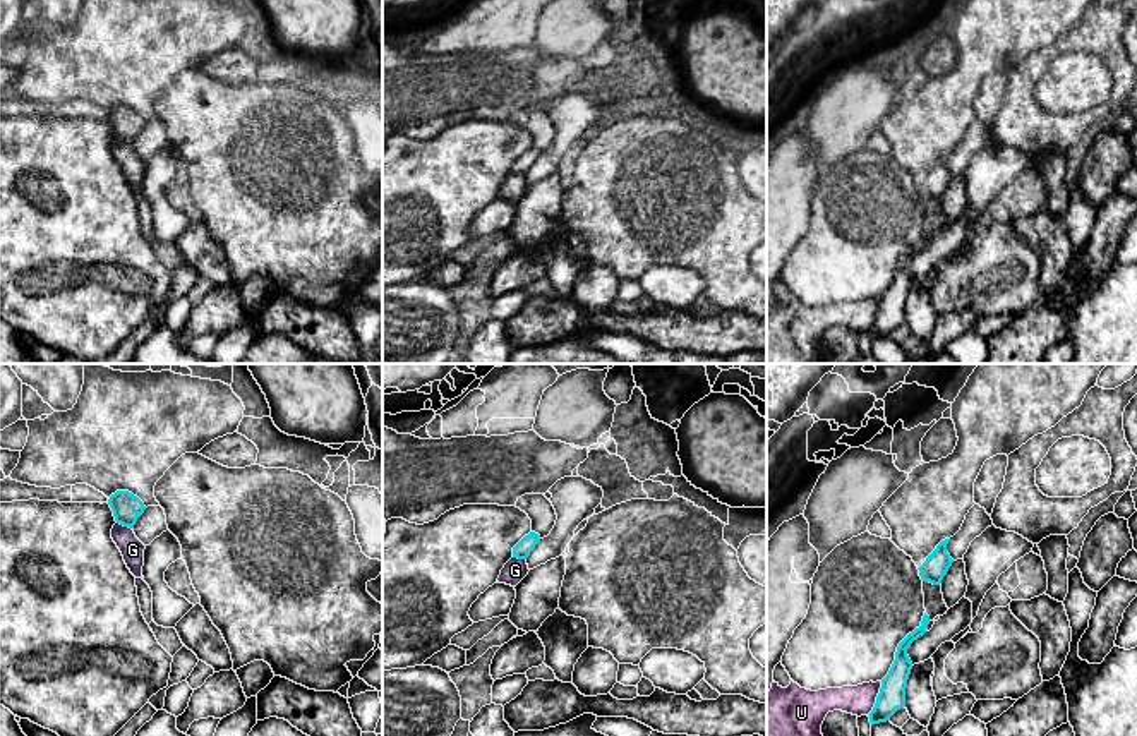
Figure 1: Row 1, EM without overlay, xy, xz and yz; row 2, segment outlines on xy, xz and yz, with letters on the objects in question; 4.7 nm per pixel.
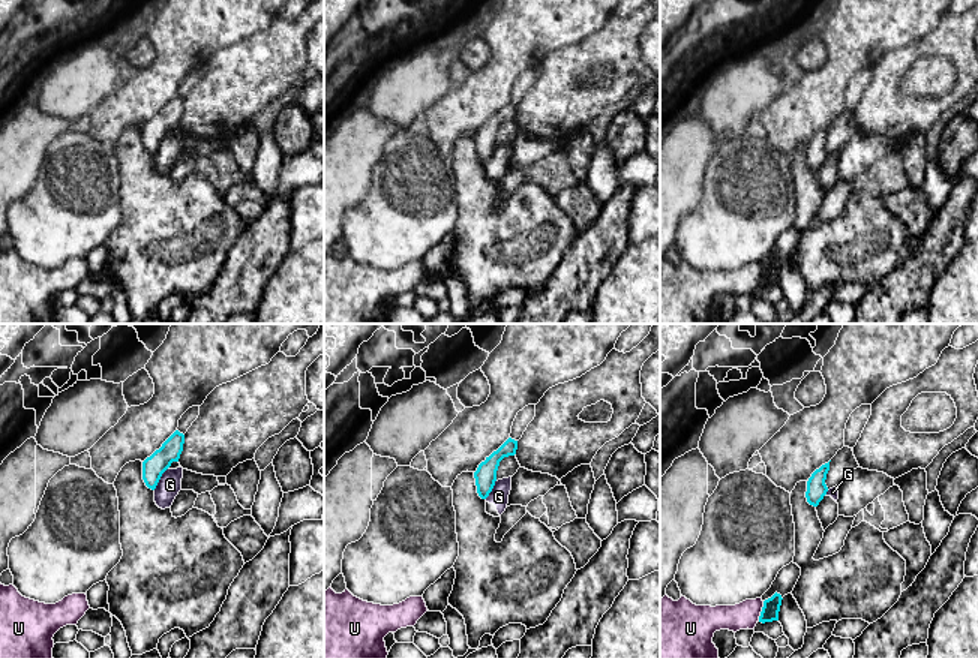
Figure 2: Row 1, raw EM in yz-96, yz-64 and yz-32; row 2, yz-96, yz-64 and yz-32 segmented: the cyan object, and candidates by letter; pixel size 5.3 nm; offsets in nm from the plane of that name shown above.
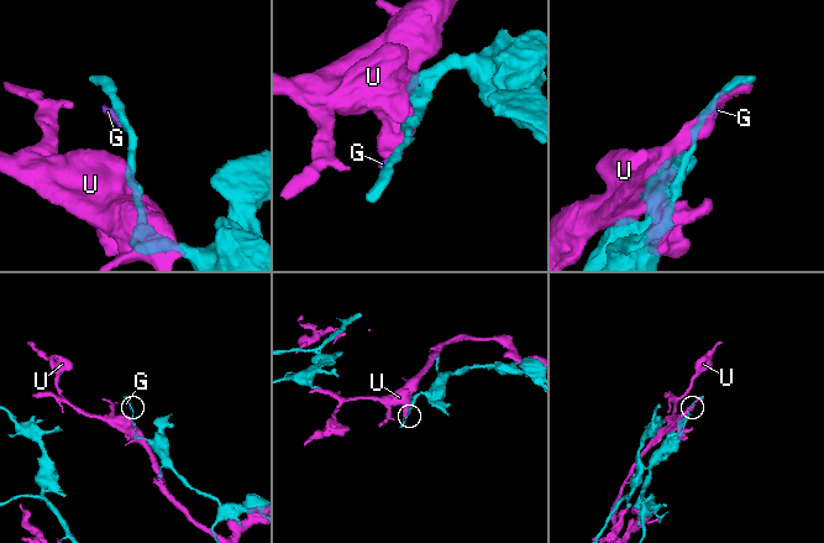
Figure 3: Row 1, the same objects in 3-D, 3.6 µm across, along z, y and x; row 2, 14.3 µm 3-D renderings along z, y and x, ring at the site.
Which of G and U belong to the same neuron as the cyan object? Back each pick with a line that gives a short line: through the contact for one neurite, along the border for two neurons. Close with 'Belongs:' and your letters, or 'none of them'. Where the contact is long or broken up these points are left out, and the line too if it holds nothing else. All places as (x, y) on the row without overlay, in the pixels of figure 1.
Belongs: none of them

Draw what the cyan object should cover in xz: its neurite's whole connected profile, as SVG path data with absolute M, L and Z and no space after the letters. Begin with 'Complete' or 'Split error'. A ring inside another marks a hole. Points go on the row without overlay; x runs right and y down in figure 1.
Complete. M530 148L528 151L525 151L525 153L513 163L513 173L526 175L538 158L540 158L540 151L535 149L535 148Z

